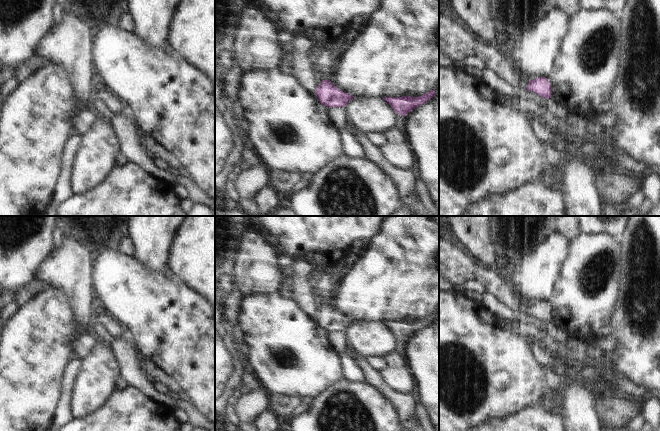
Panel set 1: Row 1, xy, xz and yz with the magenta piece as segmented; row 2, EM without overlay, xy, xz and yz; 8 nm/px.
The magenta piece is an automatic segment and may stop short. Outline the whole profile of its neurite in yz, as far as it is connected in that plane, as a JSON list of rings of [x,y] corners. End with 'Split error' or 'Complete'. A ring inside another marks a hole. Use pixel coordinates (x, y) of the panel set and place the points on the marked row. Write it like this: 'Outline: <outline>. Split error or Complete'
Outline: [[[439,16],[439,47],[453,60],[462,62],[469,55],[480,57],[487,67],[511,85],[523,87],[549,99],[552,85],[548,78],[540,77],[528,81],[513,67],[503,48],[497,44],[482,44],[455,21]]]. Split error

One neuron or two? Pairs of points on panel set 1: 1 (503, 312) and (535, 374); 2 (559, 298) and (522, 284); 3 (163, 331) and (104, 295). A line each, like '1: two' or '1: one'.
1: two
2: two
3: one

